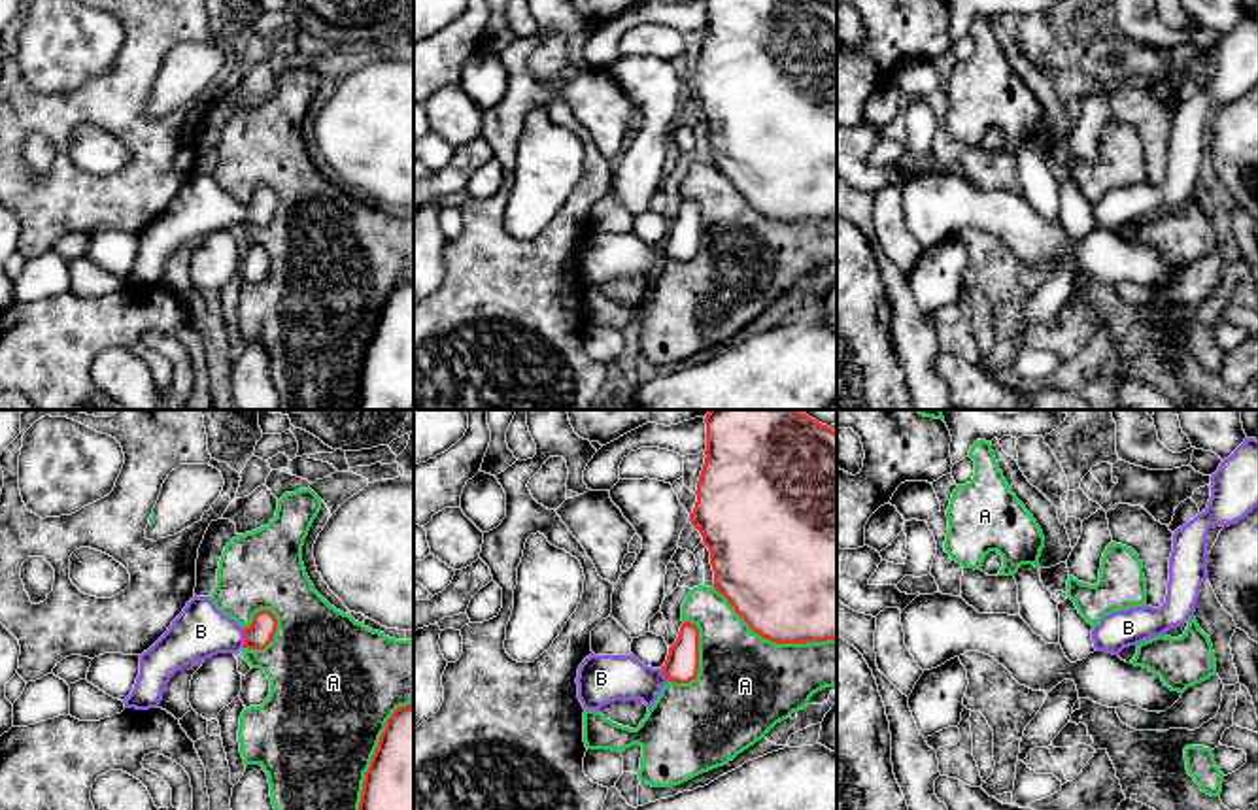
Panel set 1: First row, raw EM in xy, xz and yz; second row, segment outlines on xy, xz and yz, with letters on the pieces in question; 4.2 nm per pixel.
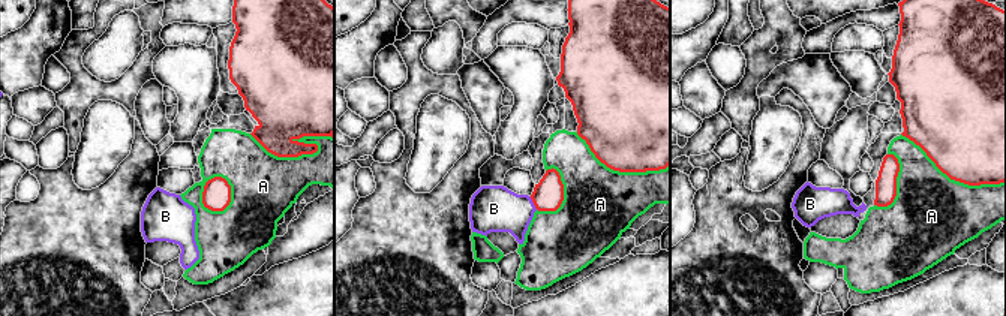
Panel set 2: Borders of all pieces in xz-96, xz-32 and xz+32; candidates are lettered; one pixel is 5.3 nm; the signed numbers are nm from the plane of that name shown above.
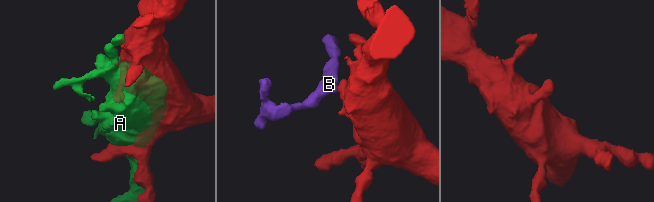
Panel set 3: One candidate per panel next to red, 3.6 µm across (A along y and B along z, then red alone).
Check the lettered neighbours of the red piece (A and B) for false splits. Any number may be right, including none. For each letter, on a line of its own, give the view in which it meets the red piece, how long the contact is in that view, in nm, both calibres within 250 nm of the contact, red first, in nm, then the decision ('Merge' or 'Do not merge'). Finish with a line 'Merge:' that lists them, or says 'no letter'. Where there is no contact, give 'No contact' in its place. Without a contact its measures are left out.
A: Touches red in xy. Shared border 600 nm. Thickness 440 nm (red) against 480 nm. Do not merge
B: Touches red in xy. Shared border 80 nm. Thickness 120 nm (red) against 240 nm. Merge
Merge: B

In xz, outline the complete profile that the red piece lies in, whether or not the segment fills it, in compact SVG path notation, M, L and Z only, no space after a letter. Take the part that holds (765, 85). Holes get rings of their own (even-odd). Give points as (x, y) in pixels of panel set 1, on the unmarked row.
M706 0L705 42L689 91L710 128L714 166L761 215L807 221L837 215L837 9L822 0Z

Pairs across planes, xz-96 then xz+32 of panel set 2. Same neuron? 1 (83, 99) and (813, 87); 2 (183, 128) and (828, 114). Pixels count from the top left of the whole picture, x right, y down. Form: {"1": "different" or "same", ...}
{"1": "different", "2": "different"}

